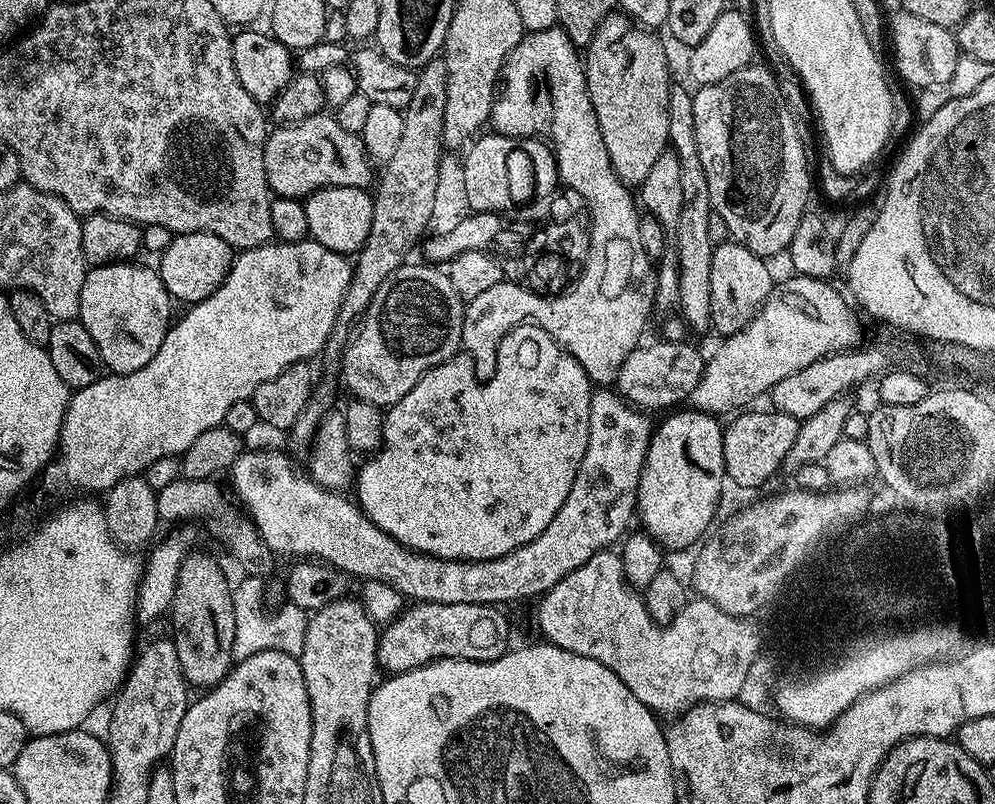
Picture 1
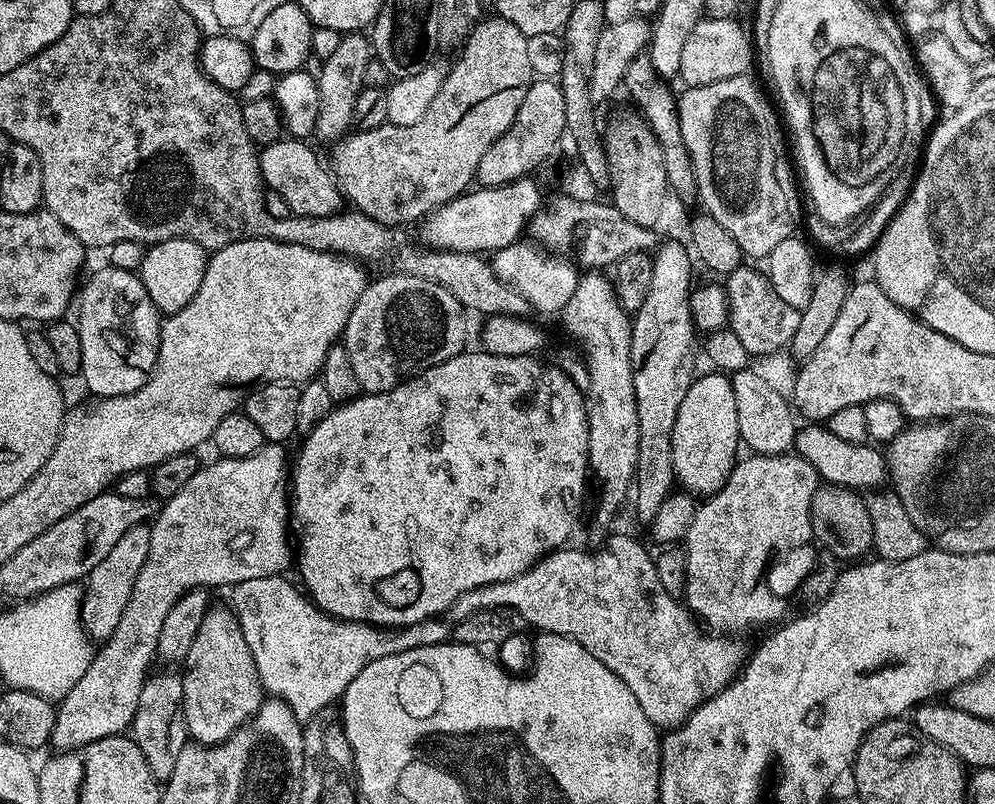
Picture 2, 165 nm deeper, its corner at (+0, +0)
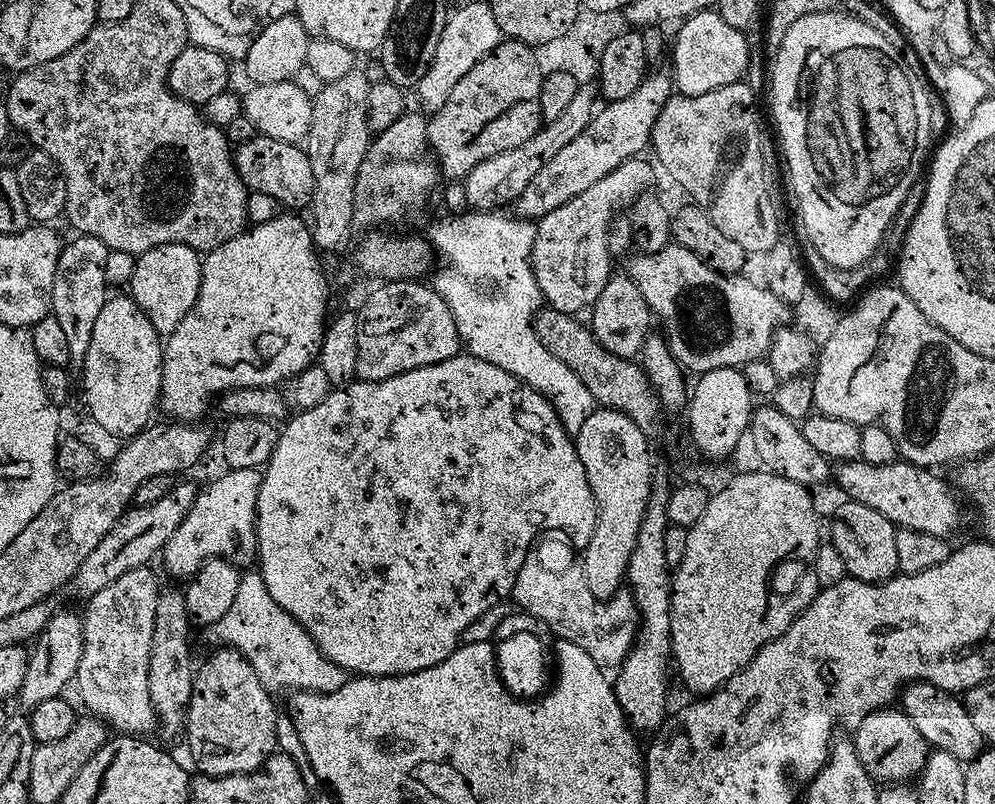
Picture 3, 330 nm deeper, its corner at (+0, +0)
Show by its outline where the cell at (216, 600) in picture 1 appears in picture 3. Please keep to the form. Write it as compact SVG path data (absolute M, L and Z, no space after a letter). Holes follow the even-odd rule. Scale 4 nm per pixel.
M220 646L217 652L212 652L204 660L204 665L195 669L192 678L192 693L190 694L190 702L186 709L186 737L188 736L188 752L196 759L196 772L205 776L233 776L234 774L242 774L243 772L254 772L256 769L264 765L265 760L277 751L276 746L276 730L278 721L276 721L276 704L272 701L273 693L265 688L264 683L258 678L258 674L254 674L254 666L250 666L250 662L237 648Z

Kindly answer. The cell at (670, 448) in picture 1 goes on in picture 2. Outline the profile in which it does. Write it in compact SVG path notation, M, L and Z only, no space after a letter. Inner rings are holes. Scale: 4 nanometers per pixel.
M712 370L709 373L709 376L697 375L686 390L686 398L682 398L682 406L678 406L678 418L674 418L672 435L672 475L675 483L679 487L681 484L685 493L696 498L709 498L718 490L722 490L722 486L728 481L728 475L738 463L736 451L742 448L733 383L719 371Z

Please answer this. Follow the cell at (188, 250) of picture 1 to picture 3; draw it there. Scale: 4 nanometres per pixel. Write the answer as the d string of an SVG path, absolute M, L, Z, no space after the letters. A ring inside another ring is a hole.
M185 244L154 246L136 257L130 295L133 302L150 318L156 332L171 334L182 318L192 312L200 289L201 267L201 253Z

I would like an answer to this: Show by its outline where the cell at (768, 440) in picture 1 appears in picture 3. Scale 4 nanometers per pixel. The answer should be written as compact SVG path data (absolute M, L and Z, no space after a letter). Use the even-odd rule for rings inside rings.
M862 459L842 460L834 468L834 484L845 492L848 500L856 500L862 506L870 506L870 510L878 510L897 529L909 528L922 534L951 537L951 532L960 524L960 504L957 493L948 489L948 484L935 471L909 464L906 460L897 459L895 464L871 464Z

